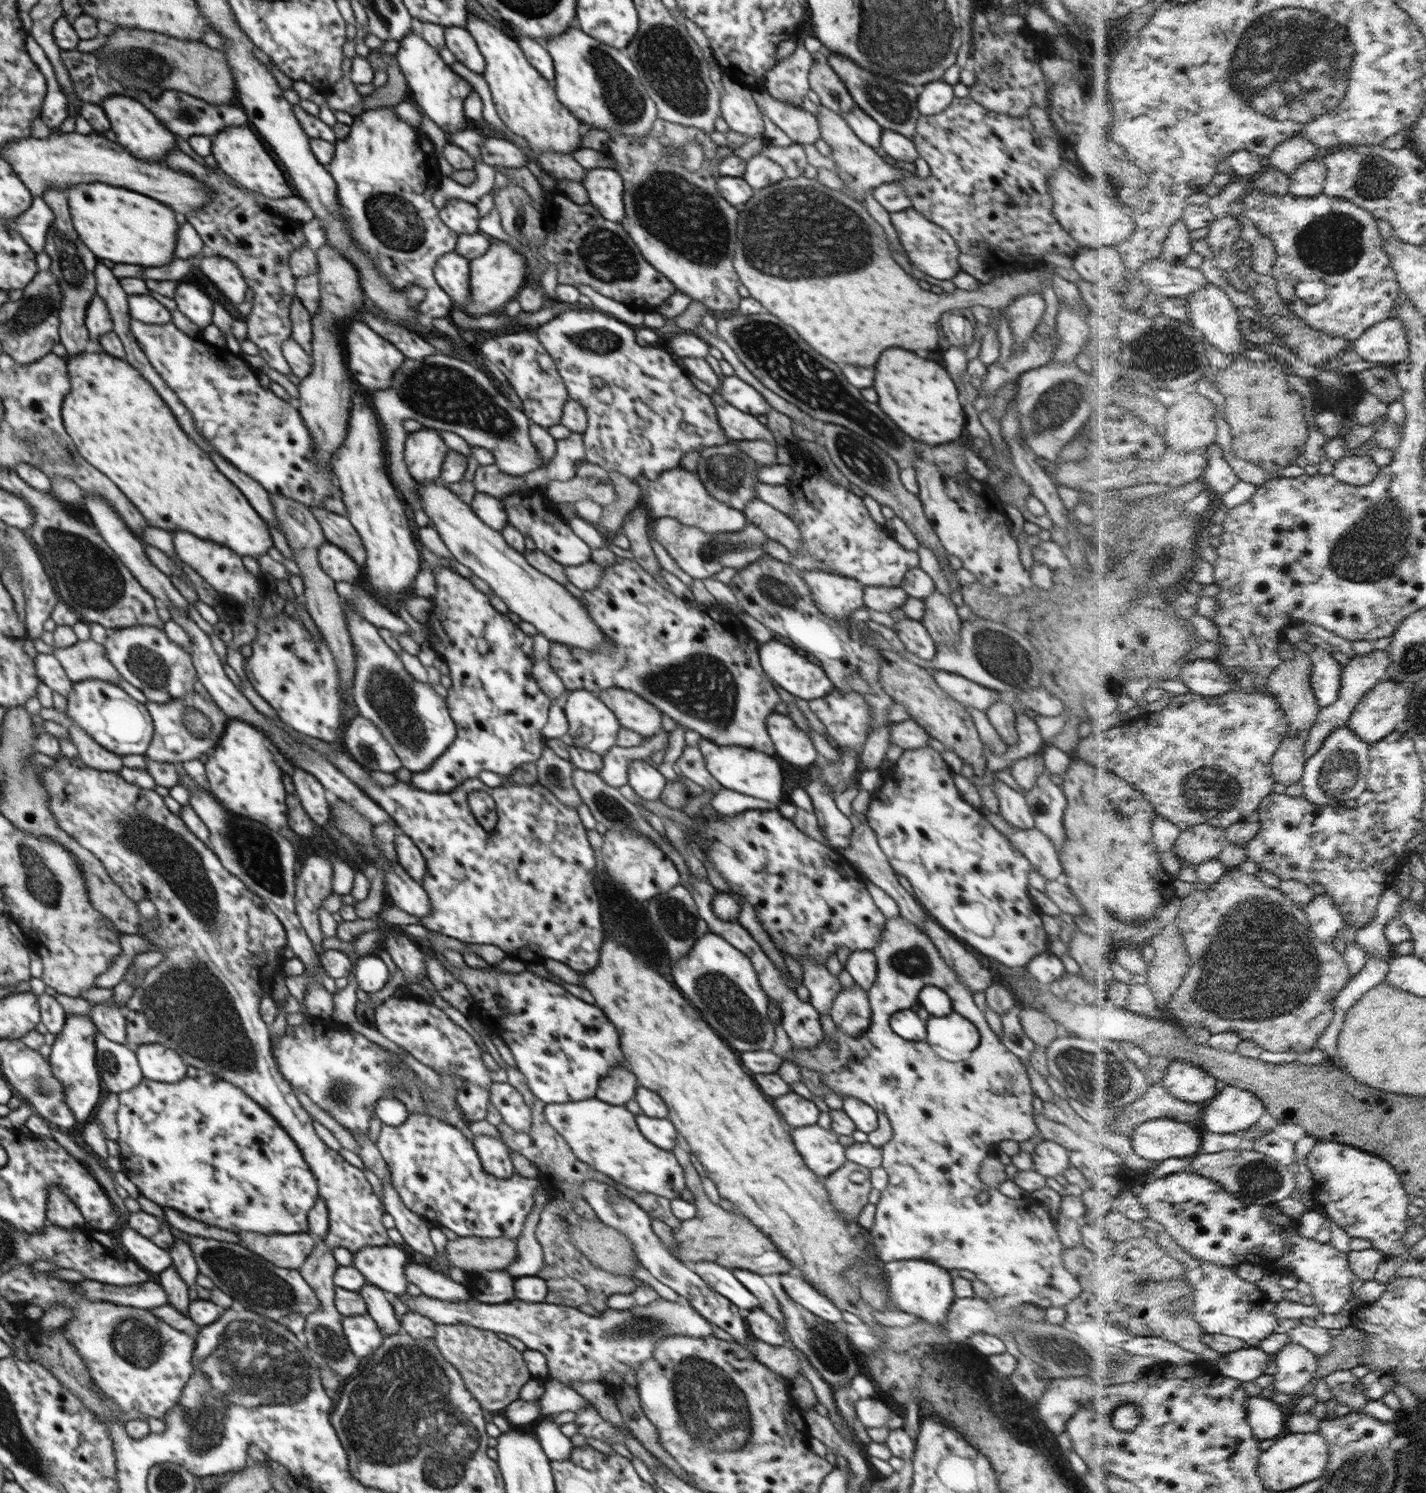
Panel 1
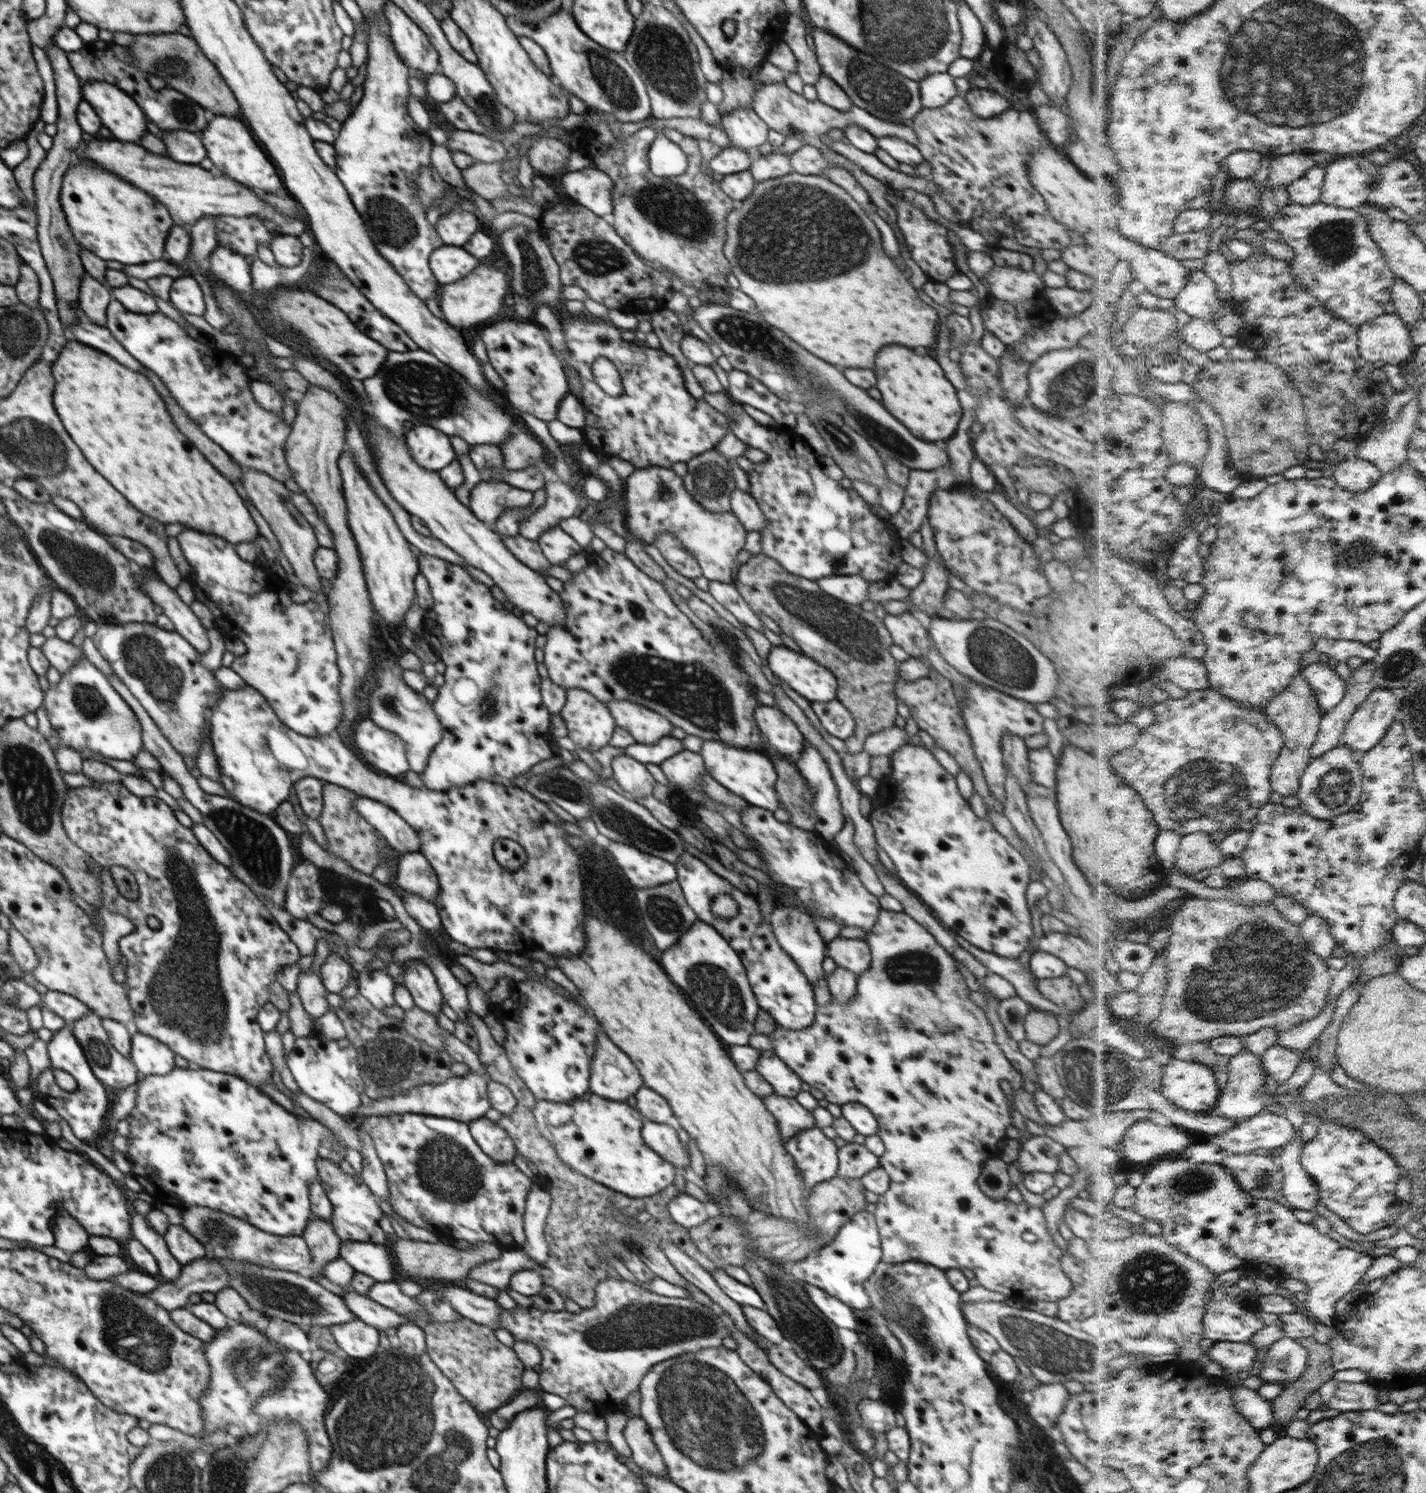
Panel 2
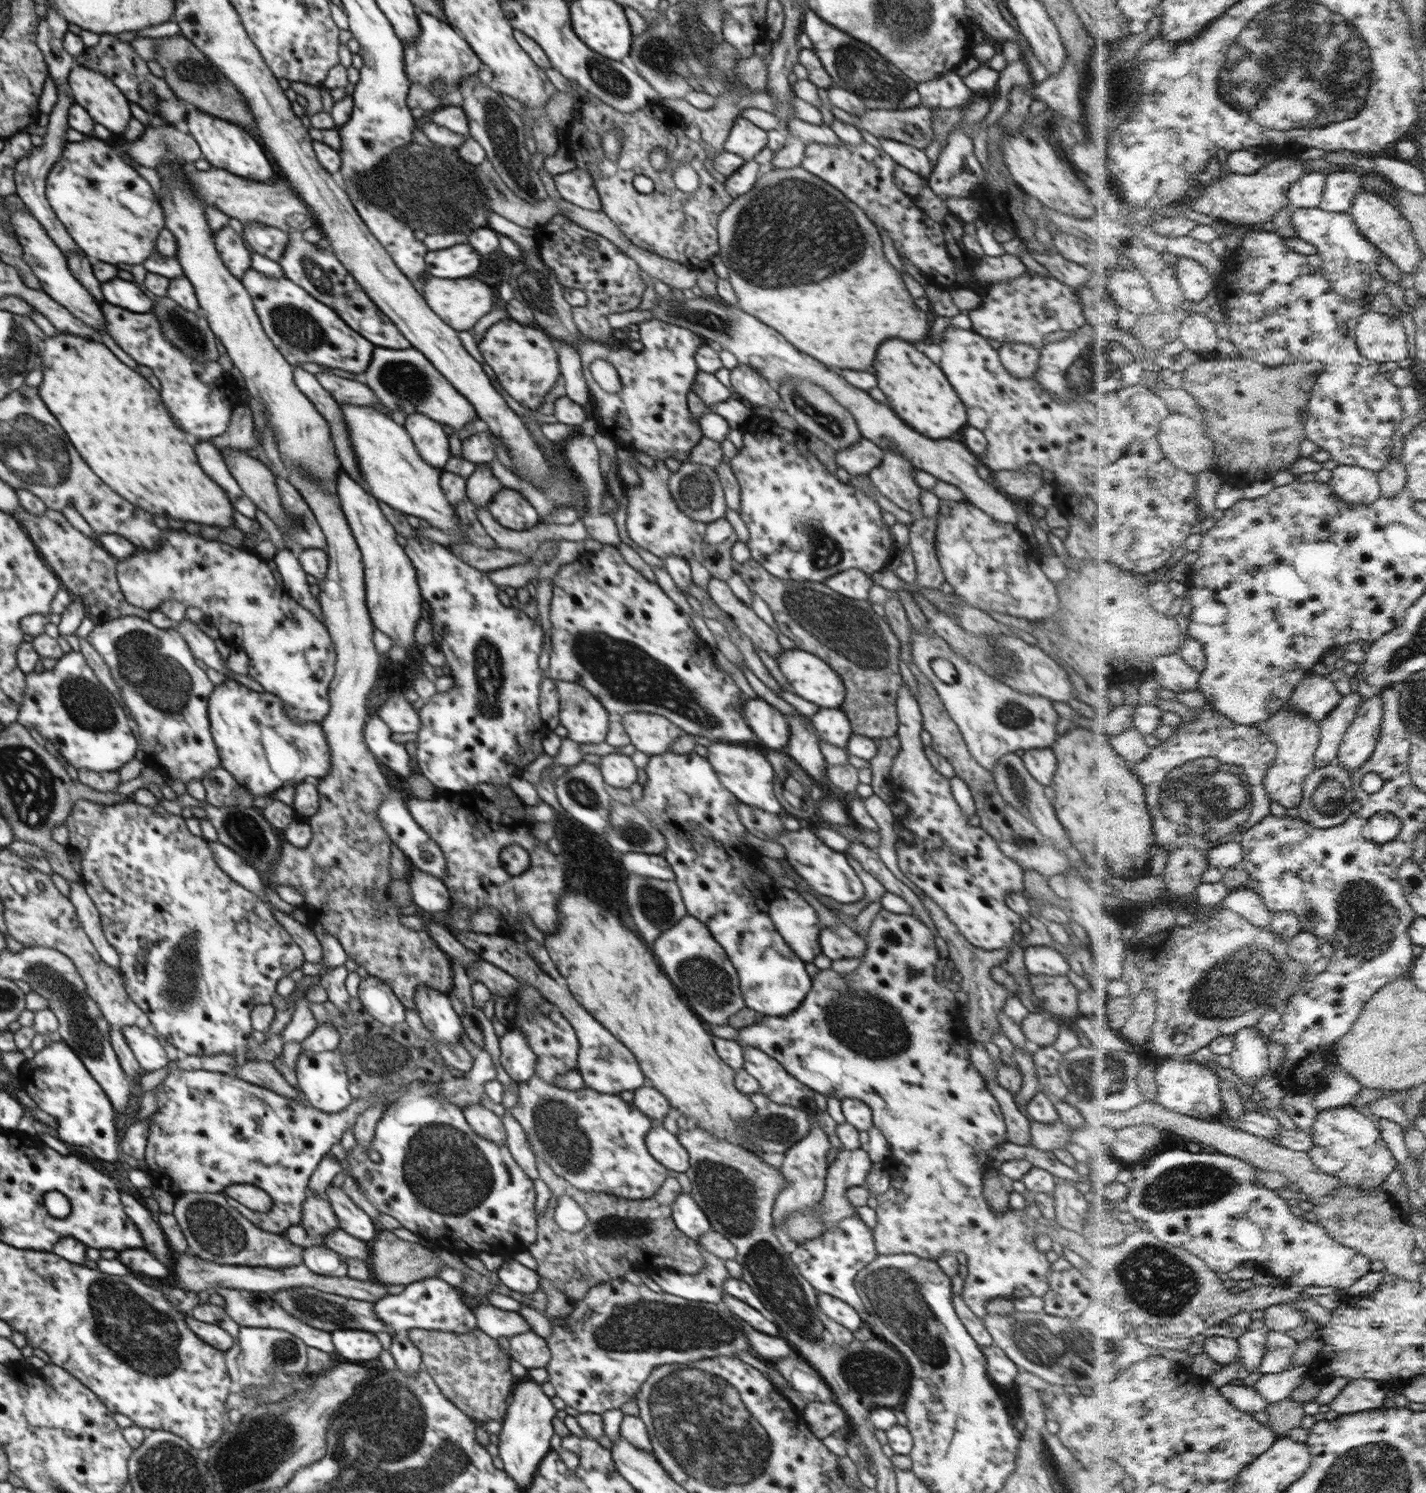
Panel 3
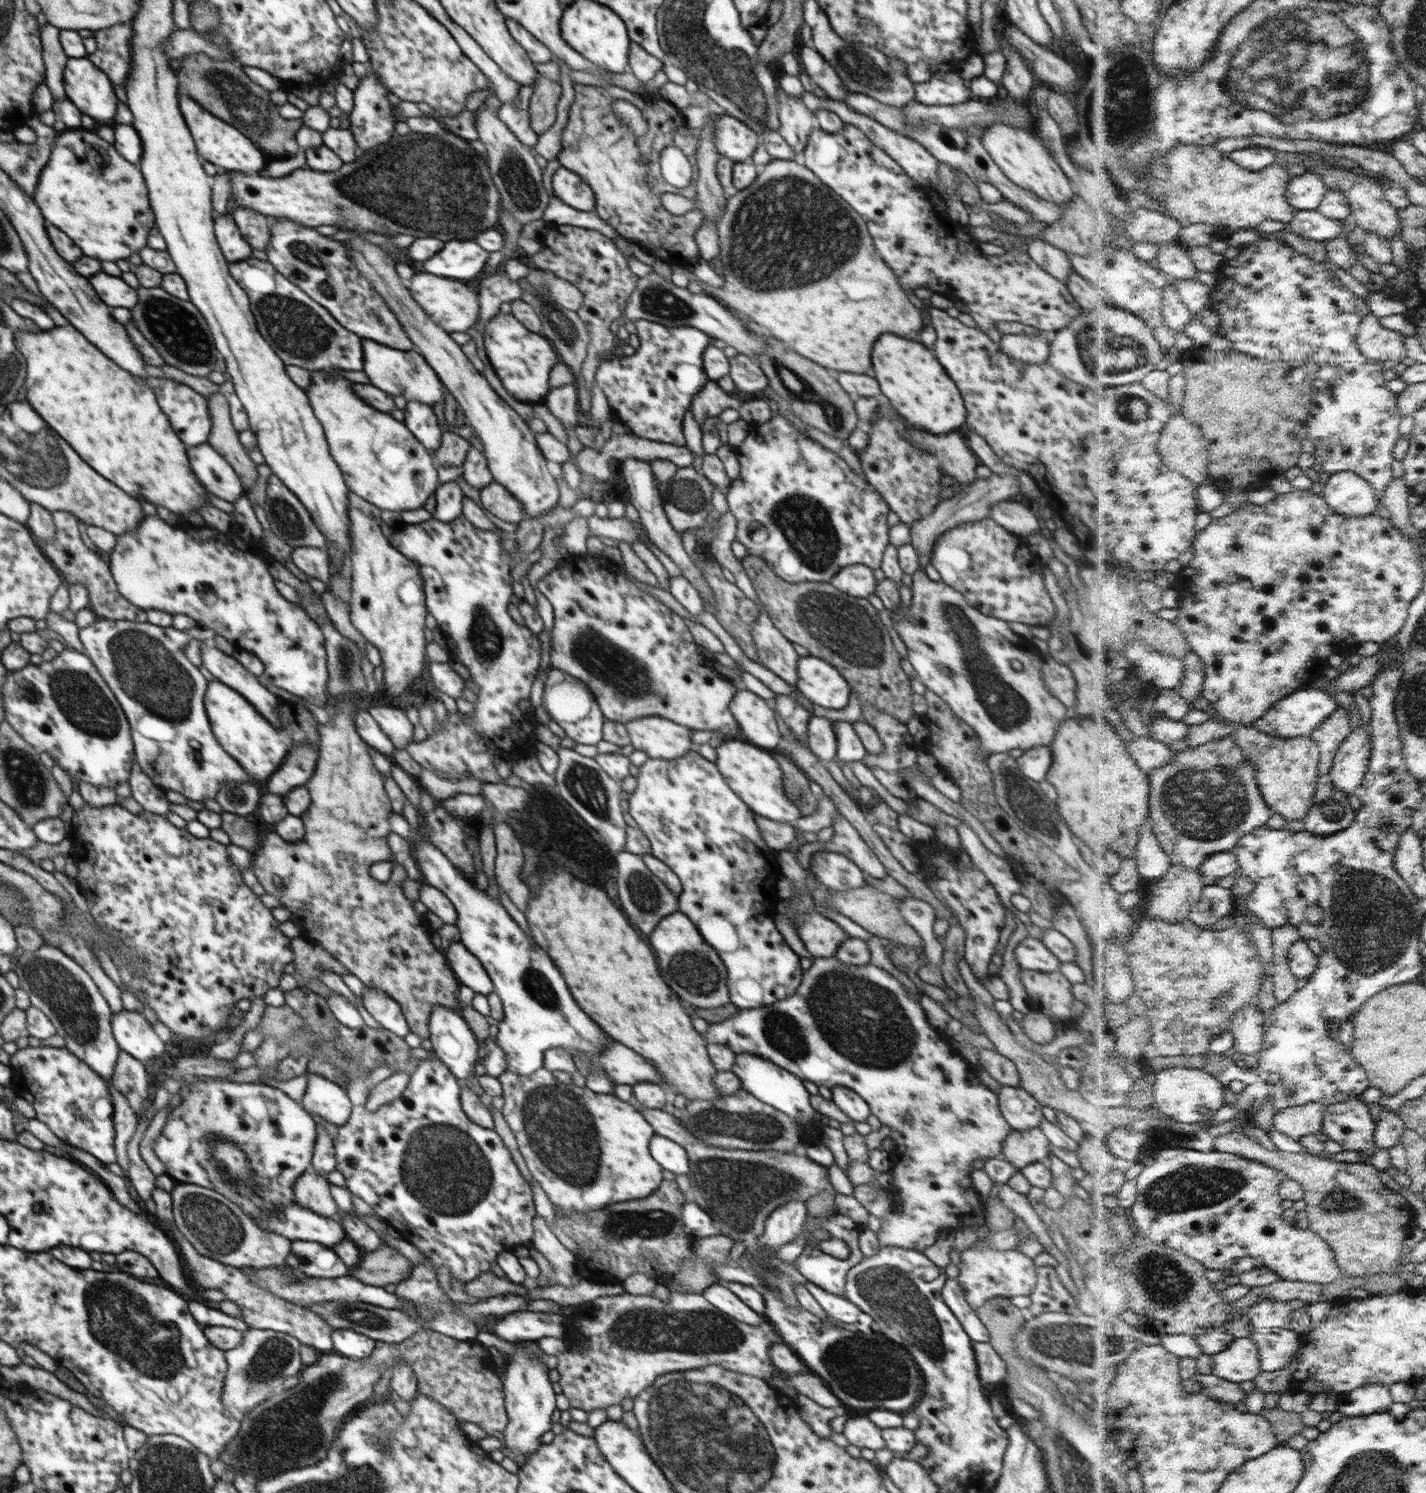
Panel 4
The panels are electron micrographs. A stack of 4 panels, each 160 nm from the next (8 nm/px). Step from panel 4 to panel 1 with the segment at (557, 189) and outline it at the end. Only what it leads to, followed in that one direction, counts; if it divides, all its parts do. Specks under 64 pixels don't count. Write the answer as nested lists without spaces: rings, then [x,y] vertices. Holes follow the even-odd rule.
[[[594,168],[586,173],[582,184],[588,192],[589,203],[606,220],[620,223],[625,217],[625,204],[623,178],[619,173],[610,168]]]

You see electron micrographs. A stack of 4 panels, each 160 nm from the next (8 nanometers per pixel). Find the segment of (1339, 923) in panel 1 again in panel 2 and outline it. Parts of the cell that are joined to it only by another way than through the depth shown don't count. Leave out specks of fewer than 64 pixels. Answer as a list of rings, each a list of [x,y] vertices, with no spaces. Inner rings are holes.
[[[1310,915],[1302,924],[1302,934],[1320,956],[1325,959],[1334,956],[1334,950],[1338,948],[1339,942],[1328,920],[1320,915]]]

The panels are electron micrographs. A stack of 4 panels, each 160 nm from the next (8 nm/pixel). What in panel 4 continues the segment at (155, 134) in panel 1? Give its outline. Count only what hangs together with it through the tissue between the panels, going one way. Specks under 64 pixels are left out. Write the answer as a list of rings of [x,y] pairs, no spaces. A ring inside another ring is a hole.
[[[69,57],[62,74],[67,99],[97,124],[111,126],[119,100],[108,75],[86,57]]]

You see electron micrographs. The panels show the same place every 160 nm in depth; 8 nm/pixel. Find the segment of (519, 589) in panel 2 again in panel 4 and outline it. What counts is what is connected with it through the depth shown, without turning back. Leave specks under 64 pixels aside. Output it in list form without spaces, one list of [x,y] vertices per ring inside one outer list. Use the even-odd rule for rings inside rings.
[[[321,369],[311,371],[311,385],[306,390],[316,418],[324,427],[331,455],[339,464],[349,490],[380,510],[402,512],[424,508],[431,492],[435,492],[440,483],[433,456],[402,421],[366,404],[352,392],[352,386],[345,377]]]

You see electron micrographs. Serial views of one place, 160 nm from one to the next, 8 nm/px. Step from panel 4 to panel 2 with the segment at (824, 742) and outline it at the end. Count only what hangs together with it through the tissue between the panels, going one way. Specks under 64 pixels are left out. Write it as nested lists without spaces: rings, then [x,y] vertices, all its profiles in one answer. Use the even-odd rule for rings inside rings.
[[[836,698],[828,702],[810,702],[822,726],[836,738],[846,740],[854,734],[853,714]]]

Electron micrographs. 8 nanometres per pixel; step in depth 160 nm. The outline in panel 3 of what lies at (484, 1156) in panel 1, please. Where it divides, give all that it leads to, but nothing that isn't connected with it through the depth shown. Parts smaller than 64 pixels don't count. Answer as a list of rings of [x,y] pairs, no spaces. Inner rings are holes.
[[[471,1104],[462,1108],[465,1120],[470,1128],[482,1139],[502,1144],[507,1139],[507,1133],[500,1117],[483,1107],[481,1104]]]

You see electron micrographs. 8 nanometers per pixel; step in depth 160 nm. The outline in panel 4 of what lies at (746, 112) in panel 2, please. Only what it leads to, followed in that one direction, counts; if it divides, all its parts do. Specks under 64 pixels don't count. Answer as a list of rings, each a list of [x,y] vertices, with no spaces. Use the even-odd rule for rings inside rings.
[[[717,115],[713,141],[720,157],[724,156],[735,164],[751,159],[758,146],[758,135],[733,116]]]

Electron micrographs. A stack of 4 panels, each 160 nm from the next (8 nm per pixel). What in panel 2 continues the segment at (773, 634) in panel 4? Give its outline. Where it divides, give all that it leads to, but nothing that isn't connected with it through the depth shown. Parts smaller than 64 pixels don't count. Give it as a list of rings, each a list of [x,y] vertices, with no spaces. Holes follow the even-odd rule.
[[[712,581],[707,592],[712,594],[726,610],[730,610],[741,624],[746,624],[746,626],[763,633],[764,625],[760,621],[759,615],[750,608],[734,584],[728,585],[724,582]]]

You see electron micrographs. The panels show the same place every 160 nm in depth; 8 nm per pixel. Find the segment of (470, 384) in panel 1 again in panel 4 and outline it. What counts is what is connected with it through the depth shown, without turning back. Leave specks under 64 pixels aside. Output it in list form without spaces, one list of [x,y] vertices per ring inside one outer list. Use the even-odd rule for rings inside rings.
[[[364,340],[364,368],[370,382],[380,390],[386,390],[390,396],[404,396],[407,402],[416,400],[428,406],[434,406],[438,402],[444,403],[444,385],[425,358],[418,352],[400,352],[398,349],[382,344],[374,344],[372,340]]]

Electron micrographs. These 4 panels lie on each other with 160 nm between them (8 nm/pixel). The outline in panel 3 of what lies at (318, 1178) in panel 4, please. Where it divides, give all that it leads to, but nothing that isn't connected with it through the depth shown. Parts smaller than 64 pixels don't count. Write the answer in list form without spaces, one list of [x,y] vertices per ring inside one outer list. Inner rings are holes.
[[[307,1189],[307,1197],[302,1205],[300,1224],[306,1230],[308,1246],[326,1246],[325,1236],[339,1226],[326,1194],[317,1194],[317,1192]]]

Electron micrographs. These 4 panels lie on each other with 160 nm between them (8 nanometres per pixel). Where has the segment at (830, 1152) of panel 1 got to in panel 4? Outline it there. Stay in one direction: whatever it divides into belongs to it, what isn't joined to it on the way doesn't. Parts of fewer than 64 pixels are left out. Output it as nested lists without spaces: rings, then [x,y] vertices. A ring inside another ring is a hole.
[[[790,1200],[774,1209],[766,1219],[763,1235],[759,1238],[763,1249],[776,1249],[793,1241],[806,1222],[807,1202]]]

